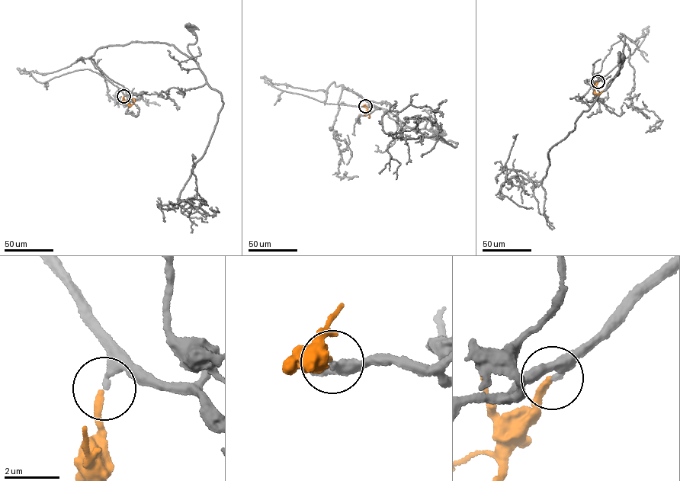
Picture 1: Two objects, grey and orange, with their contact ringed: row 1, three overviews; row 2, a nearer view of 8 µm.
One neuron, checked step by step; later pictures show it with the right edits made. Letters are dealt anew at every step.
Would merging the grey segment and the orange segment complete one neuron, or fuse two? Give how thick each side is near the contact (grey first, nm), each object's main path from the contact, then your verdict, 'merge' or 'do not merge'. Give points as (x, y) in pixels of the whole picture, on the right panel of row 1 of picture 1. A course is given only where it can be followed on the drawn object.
calibres 280 and 240 nm; course grey (598, 81), (638, 48), (647, 30), (635, 42), (618, 36), (624, 36), (623, 60), (607, 87), (623, 58); course orange (598, 81), (594, 93), (602, 91); merge

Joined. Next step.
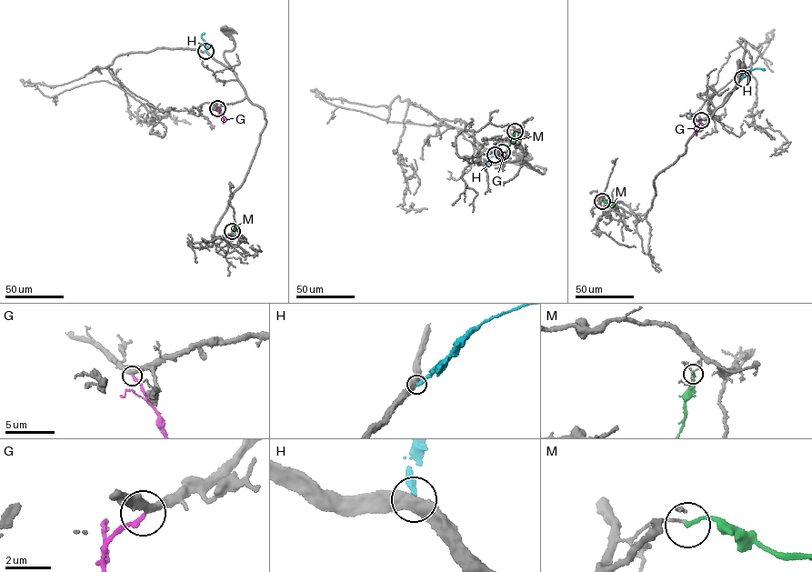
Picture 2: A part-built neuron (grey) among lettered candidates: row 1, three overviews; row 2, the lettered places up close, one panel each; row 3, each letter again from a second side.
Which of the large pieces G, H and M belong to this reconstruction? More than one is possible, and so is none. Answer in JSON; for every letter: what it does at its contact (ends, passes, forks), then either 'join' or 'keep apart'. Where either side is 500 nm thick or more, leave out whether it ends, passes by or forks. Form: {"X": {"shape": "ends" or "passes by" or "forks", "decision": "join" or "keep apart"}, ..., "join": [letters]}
{"G": {"shape": "ends", "decision": "join"}, "H": {"decision": "keep apart"}, "M": {"shape": "ends", "decision": "keep apart"}, "join": ["G"]}

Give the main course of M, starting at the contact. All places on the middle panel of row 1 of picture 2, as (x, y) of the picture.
M: (515, 131), (509, 145)

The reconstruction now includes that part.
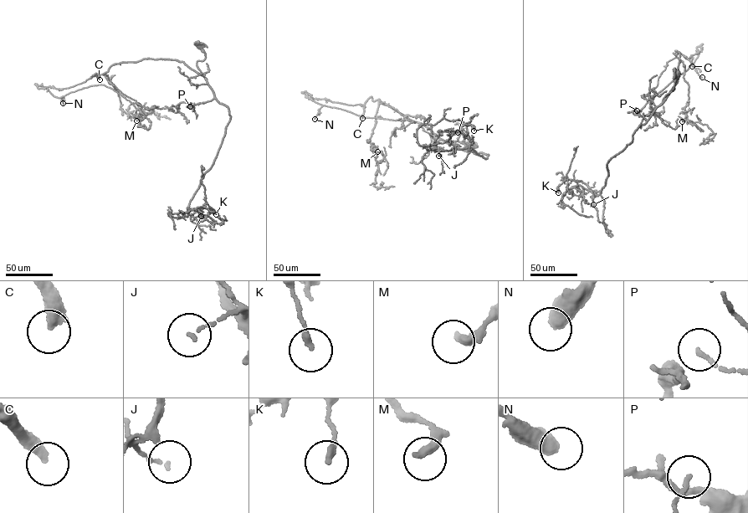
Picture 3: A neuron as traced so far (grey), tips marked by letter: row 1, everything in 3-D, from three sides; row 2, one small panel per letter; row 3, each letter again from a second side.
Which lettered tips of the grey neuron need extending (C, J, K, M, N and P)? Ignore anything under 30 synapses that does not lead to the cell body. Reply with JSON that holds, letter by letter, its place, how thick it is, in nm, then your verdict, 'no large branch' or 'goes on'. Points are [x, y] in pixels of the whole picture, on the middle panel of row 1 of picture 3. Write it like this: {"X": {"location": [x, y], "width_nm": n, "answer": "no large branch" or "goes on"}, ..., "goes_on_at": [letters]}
{"C": {"location": [362, 118], "width_nm": 400, "answer": "goes on"}, "J": {"location": [438, 156], "width_nm": 100, "answer": "no large branch"}, "K": {"location": [473, 130], "width_nm": 190, "answer": "no large branch"}, "M": {"location": [377, 151], "width_nm": 240, "answer": "no large branch"}, "N": {"location": [315, 119], "width_nm": 500, "answer": "no large branch"}, "P": {"location": [458, 132], "width_nm": 90, "answer": "no large branch"}, "goes_on_at": ["C"]}

